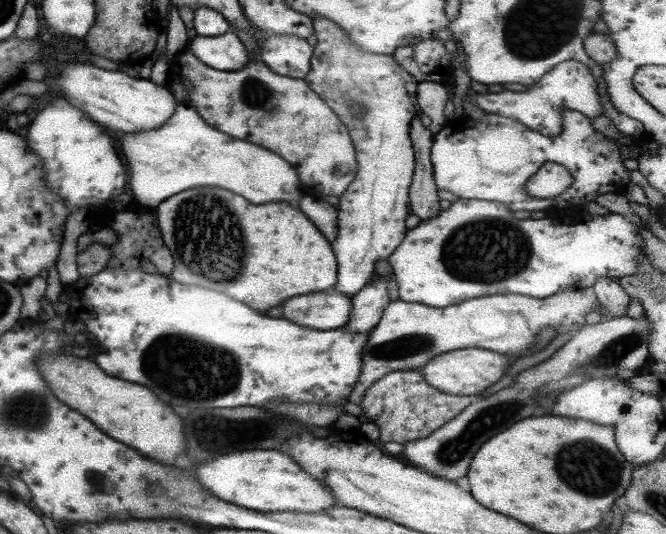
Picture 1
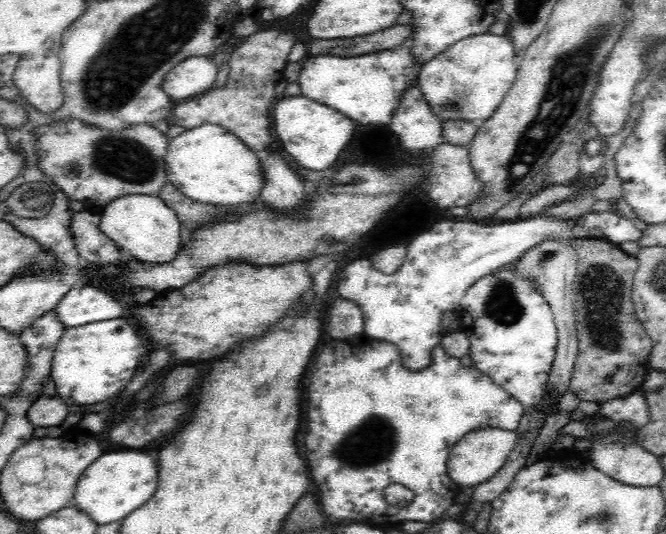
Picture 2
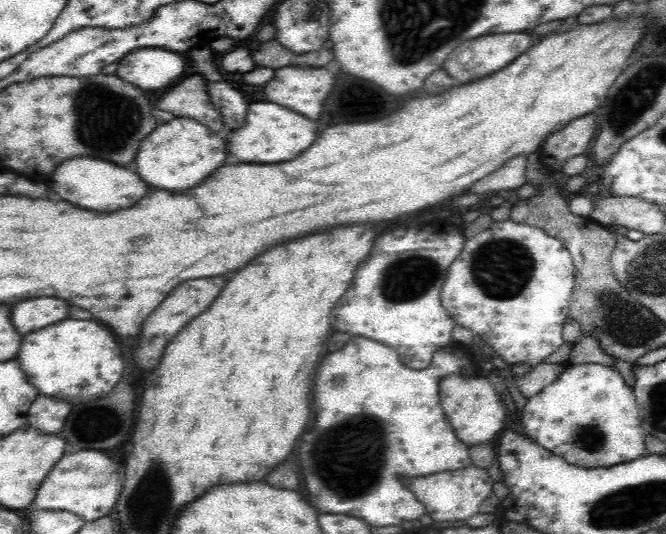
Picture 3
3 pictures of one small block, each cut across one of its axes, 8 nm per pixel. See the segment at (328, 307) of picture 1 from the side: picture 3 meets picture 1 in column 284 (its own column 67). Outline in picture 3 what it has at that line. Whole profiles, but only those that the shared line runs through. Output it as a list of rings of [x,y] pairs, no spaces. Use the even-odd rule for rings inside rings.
[[[38,298],[38,300],[26,300],[14,306],[12,310],[12,324],[16,331],[26,336],[40,328],[46,328],[48,324],[56,324],[60,320],[68,318],[70,304],[66,300],[58,298]]]

